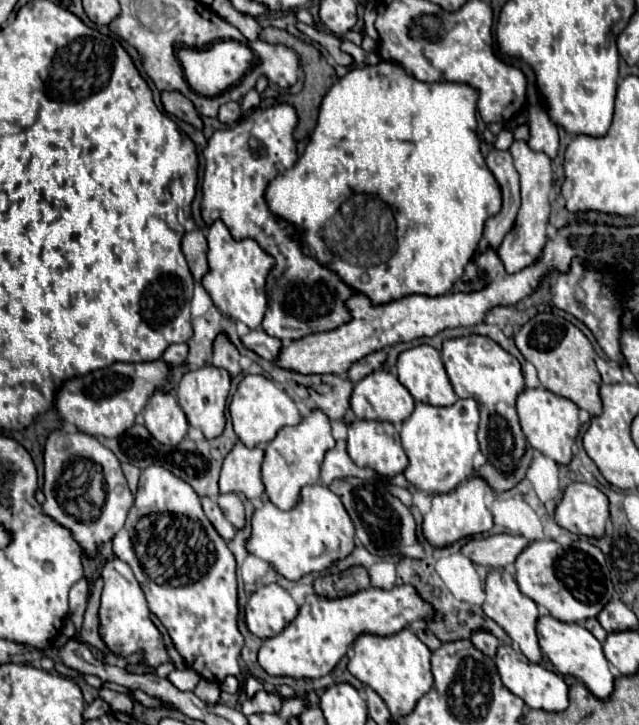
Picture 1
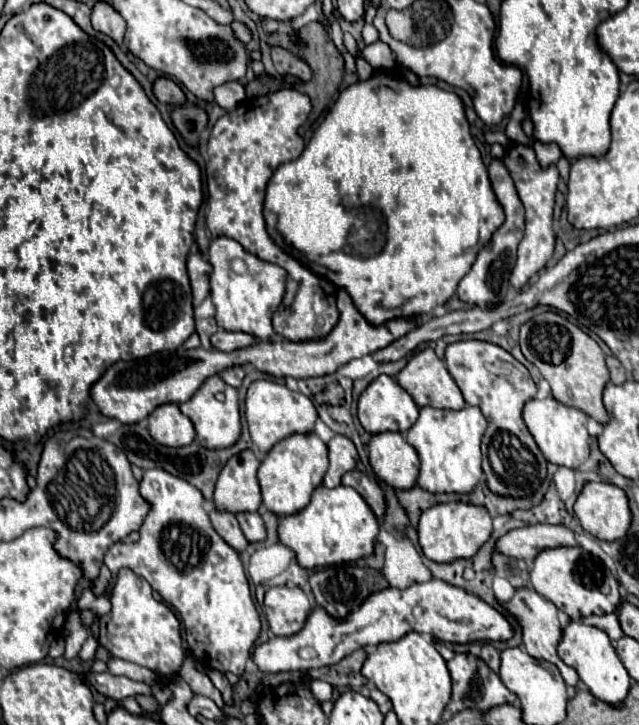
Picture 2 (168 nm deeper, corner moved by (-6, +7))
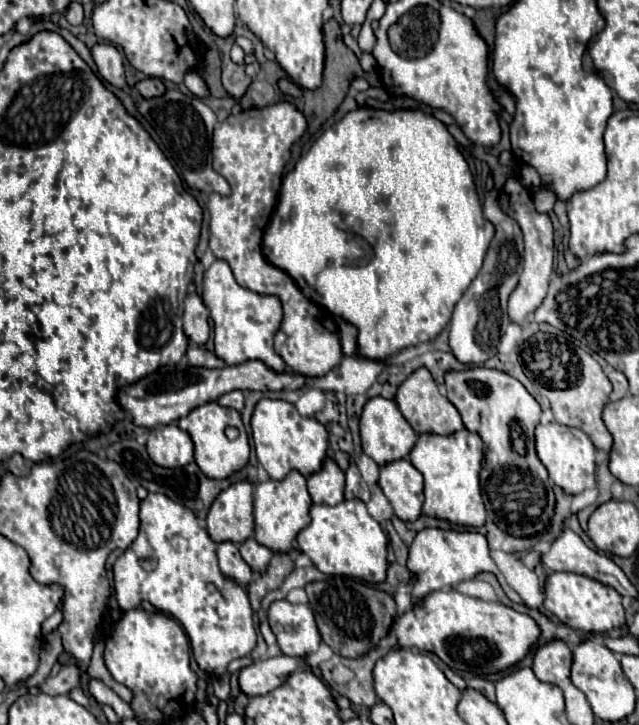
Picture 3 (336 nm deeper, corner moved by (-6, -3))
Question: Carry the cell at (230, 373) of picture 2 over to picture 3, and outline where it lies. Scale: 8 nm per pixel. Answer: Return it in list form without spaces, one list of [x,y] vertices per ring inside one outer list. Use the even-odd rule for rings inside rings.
[[[241,390],[227,392],[227,394],[223,394],[217,402],[219,402],[223,408],[235,408],[237,412],[241,412],[241,410],[243,410],[243,392],[241,392]]]

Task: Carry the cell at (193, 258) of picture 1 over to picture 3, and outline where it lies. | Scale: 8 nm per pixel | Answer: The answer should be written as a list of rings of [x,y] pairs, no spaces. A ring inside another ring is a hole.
[[[193,292],[185,298],[185,314],[183,314],[183,330],[189,342],[203,346],[209,338],[209,310],[203,300]]]

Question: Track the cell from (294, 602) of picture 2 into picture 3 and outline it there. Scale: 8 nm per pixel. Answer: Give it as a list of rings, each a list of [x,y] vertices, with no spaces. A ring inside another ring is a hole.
[[[273,602],[269,608],[269,626],[287,656],[309,656],[321,644],[315,616],[307,604]]]

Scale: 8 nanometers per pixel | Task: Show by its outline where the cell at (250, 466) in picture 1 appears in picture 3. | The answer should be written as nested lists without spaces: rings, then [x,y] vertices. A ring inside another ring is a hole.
[[[235,482],[217,496],[207,514],[207,532],[217,544],[241,544],[253,538],[253,486],[249,482]]]

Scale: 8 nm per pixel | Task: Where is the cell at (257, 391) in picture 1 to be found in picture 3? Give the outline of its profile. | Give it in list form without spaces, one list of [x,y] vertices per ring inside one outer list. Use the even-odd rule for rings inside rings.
[[[261,400],[255,406],[251,428],[257,460],[273,480],[283,480],[291,470],[297,470],[303,476],[311,476],[313,472],[321,470],[321,464],[325,464],[329,446],[329,434],[325,426],[315,418],[301,416],[297,408],[285,400]]]

